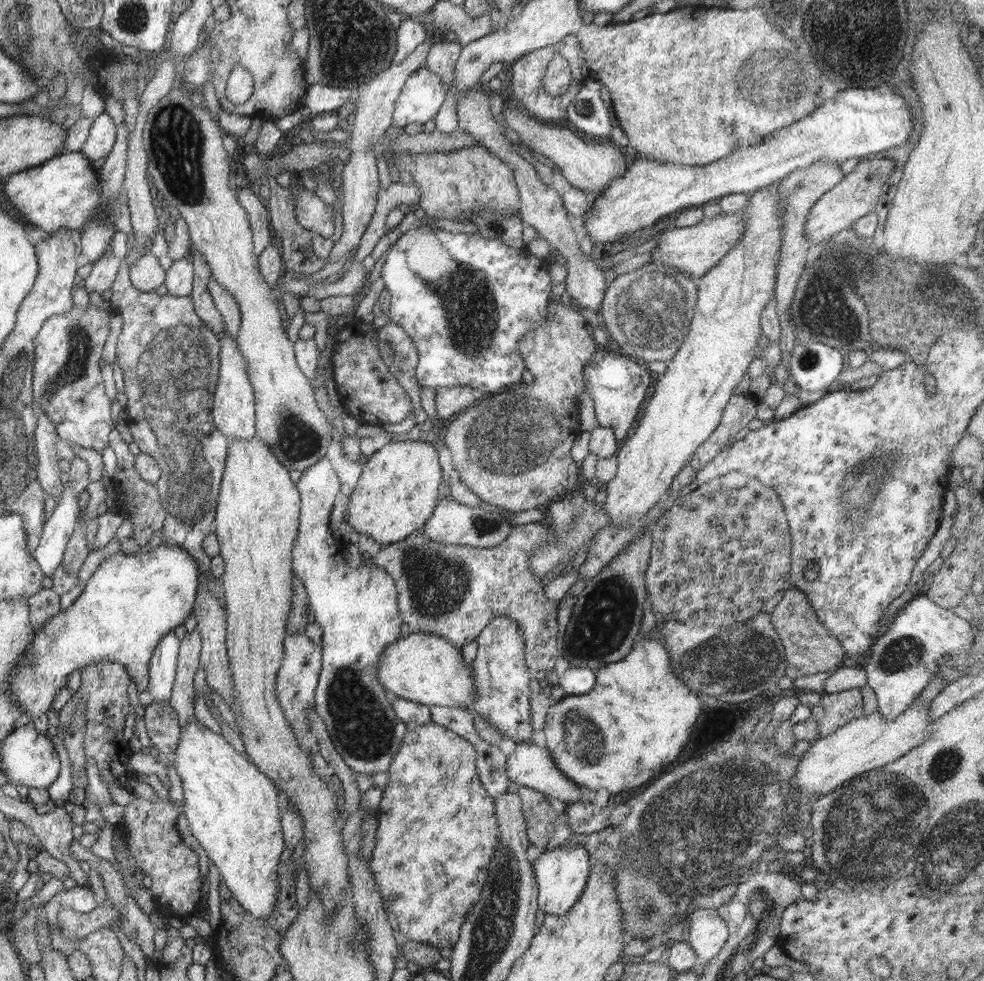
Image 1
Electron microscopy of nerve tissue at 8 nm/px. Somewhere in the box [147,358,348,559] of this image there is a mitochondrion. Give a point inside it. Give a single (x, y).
(297, 439)

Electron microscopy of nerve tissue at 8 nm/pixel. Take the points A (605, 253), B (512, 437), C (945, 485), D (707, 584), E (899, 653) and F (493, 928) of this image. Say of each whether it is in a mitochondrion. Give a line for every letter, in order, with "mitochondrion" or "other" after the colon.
A: other
B: mitochondrion
C: other
D: other
E: mitochondrion
F: mitochondrion

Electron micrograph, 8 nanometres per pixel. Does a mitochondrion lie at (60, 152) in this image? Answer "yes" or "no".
no

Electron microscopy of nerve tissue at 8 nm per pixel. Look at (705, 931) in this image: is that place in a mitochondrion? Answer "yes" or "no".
no

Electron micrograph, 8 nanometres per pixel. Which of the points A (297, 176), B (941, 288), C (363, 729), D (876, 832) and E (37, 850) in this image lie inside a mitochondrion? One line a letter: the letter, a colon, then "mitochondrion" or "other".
A: other
B: mitochondrion
C: mitochondrion
D: mitochondrion
E: other

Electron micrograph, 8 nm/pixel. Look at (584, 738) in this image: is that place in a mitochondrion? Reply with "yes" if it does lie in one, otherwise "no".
yes

